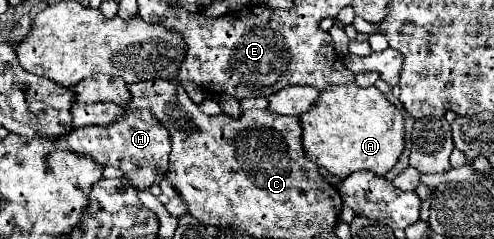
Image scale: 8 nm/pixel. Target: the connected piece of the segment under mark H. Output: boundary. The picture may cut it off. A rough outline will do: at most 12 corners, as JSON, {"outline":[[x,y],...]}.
{"outline":[[147,110],[55,148],[119,168],[139,190],[167,174],[169,132]]}

